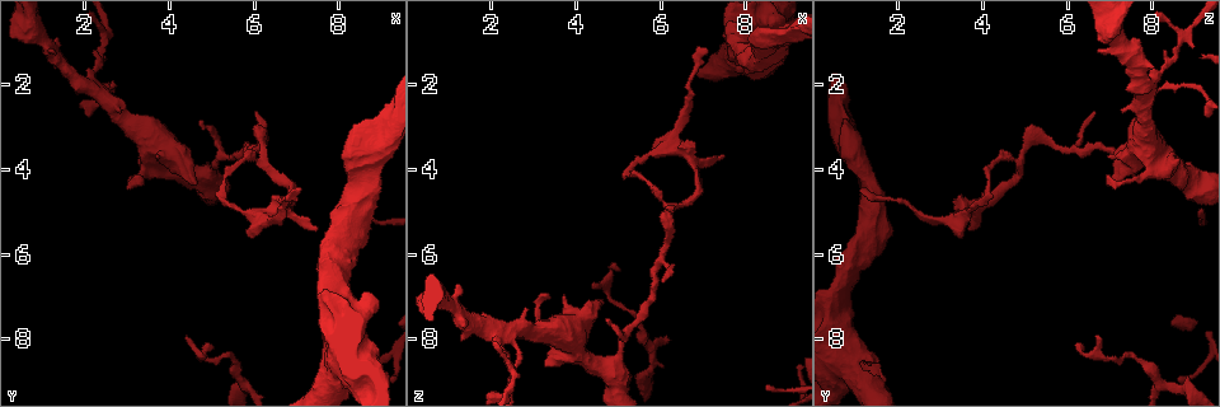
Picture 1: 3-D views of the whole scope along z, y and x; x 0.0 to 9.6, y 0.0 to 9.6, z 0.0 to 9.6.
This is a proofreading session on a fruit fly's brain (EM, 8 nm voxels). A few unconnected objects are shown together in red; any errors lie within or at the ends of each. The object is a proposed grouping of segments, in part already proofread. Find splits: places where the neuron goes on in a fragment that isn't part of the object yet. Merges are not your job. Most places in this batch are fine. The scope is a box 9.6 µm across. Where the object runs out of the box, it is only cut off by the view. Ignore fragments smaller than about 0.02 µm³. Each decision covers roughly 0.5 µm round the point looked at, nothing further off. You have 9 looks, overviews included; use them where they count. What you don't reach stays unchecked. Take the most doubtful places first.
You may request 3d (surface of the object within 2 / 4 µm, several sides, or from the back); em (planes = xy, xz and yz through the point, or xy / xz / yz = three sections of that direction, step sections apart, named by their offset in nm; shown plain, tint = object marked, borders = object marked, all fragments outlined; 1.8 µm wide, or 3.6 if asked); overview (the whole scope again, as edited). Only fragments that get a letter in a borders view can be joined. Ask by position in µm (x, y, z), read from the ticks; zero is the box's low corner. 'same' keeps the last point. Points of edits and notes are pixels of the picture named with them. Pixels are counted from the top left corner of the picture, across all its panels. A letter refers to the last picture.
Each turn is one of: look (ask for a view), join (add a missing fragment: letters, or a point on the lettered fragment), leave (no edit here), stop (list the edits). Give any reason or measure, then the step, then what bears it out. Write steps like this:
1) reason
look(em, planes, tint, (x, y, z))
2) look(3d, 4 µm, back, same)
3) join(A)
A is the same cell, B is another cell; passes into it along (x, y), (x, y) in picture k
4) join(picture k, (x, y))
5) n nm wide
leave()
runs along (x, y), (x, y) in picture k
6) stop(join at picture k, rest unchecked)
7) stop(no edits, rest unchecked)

an open end
look(em, planes, plain, (4.35, 7.95, 6.70))

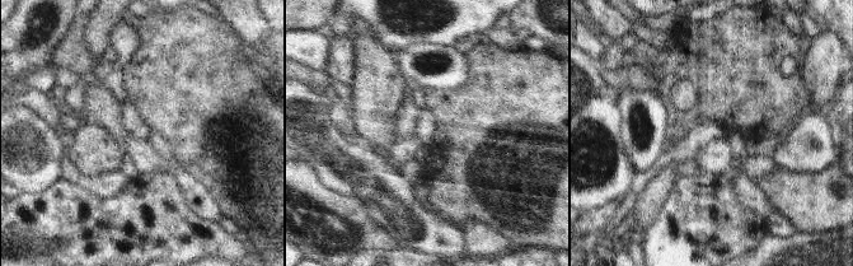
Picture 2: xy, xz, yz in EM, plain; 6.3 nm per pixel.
what lies round it
look(em, planes, borders, same)

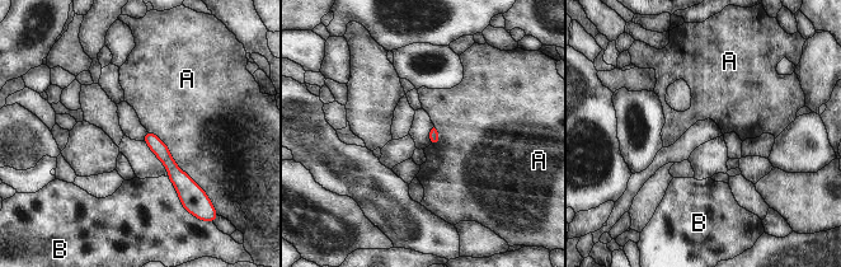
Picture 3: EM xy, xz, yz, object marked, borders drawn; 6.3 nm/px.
70 nm wide
leave()
A and B are other cells; runs along (148, 135), (182, 181), (182, 196) in picture 3; no lettered fragment goes on from it

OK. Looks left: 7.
free end
look(3d, 4 µm, (8.40, 3.00, 0.75))

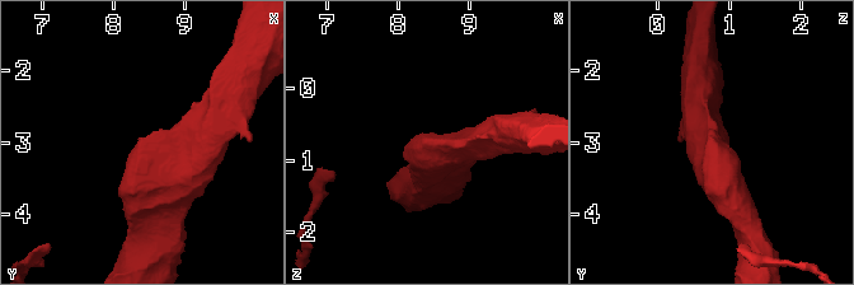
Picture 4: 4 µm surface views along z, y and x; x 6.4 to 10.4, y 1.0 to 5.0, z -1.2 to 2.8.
shape alone is not enough
look(em, 3.6 µm, planes, tint, (8.35, 2.90, 0.75))

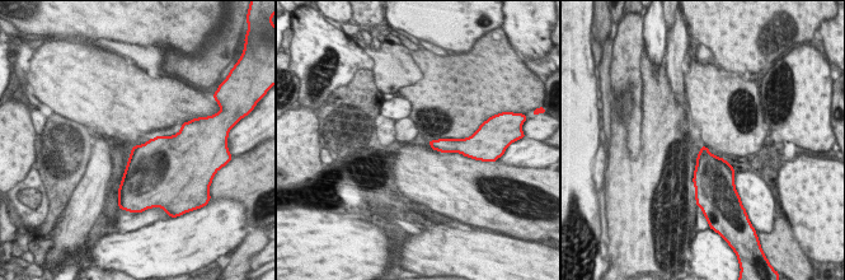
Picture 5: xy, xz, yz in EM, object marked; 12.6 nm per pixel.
look(em, 3.6 µm, planes, borders, same)

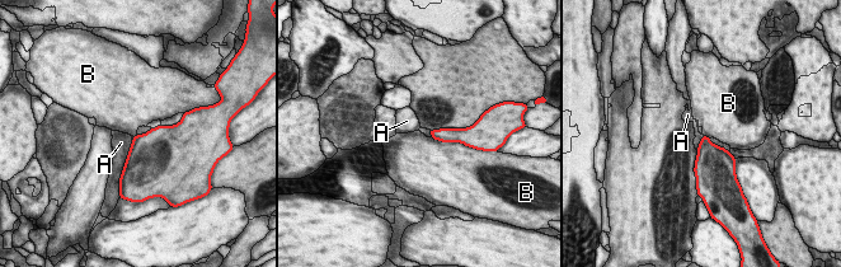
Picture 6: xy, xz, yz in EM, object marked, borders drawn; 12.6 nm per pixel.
leave()
A and B are other cells; border along (431, 137), (461, 144) in picture 6; none of them fits

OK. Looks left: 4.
free end
look(3d, 4 µm, back, (5.95, 5.70, 3.45))

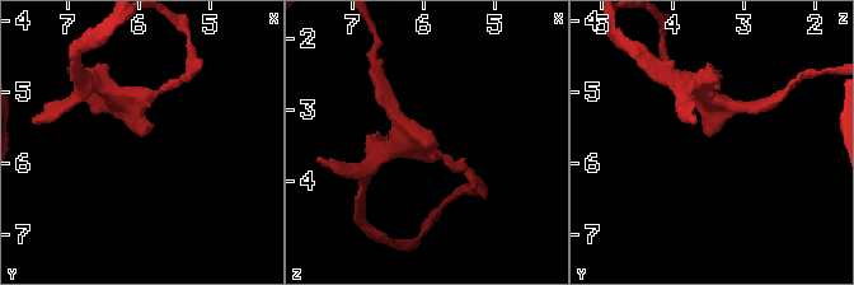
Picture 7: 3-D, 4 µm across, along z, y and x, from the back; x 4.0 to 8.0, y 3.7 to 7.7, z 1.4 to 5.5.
need the tissue
look(em, planes, tint, (5.95, 5.65, 3.50))

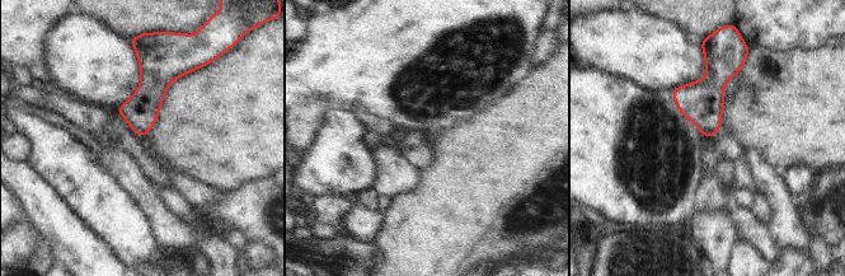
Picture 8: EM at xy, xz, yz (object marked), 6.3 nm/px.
look(em, planes, borders, same)

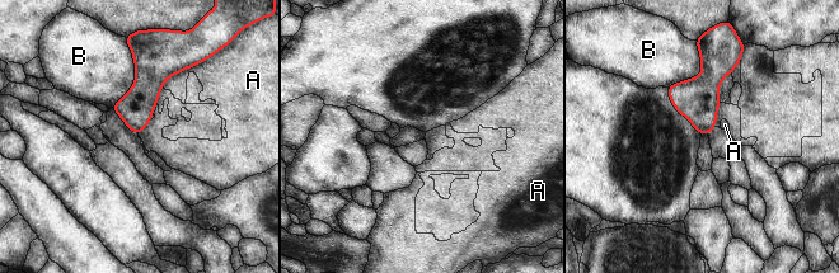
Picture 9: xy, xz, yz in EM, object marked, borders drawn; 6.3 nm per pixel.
leave()
A and B are other cells; border along (191, 66), (169, 76), (163, 86) in picture 9; no lettered fragment goes on from it

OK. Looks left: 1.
stop(no edits, rest unchecked)

